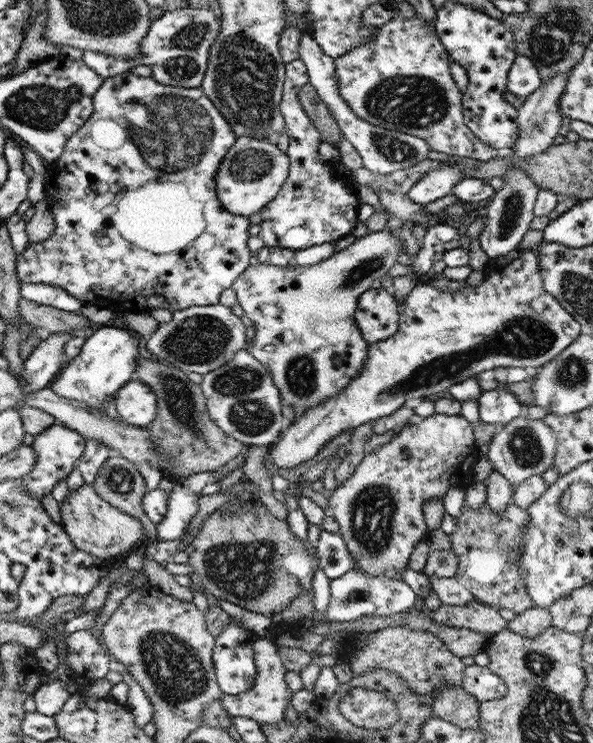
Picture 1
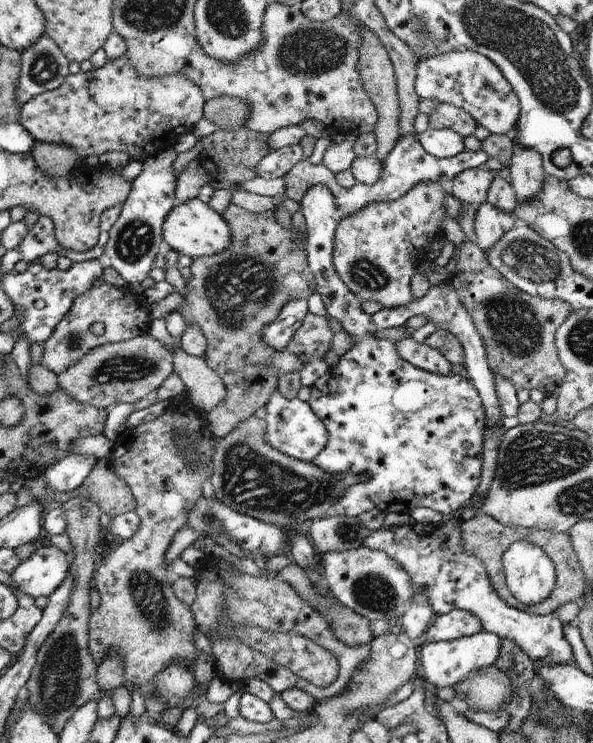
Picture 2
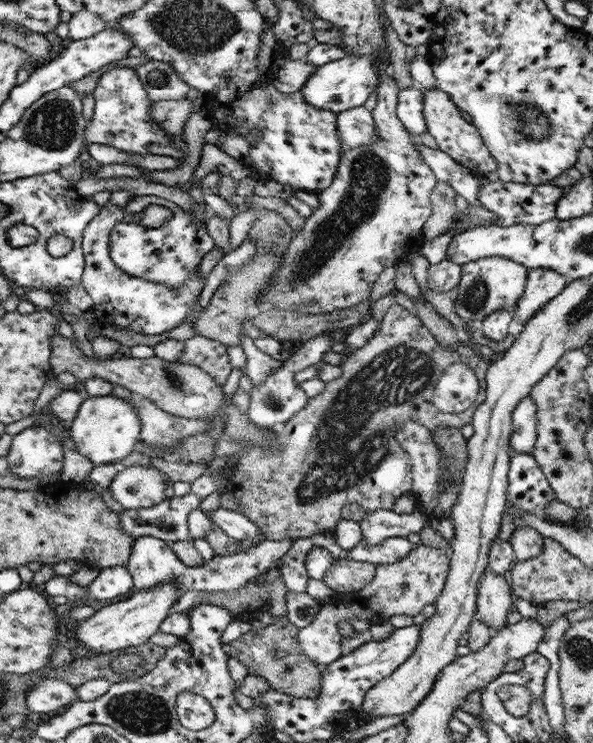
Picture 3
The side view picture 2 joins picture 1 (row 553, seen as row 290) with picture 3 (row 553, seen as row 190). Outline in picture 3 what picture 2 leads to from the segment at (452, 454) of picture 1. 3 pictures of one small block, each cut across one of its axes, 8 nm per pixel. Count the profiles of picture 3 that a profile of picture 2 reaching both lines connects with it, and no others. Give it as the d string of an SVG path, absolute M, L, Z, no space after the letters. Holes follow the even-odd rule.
M418 546L408 552L406 558L394 564L380 564L375 578L353 594L336 593L329 604L320 605L320 612L312 624L300 629L297 640L304 654L318 666L325 667L341 658L343 636L340 623L352 619L364 621L369 625L380 625L392 616L415 617L428 605L434 605L442 594L450 571L450 554L442 549Z

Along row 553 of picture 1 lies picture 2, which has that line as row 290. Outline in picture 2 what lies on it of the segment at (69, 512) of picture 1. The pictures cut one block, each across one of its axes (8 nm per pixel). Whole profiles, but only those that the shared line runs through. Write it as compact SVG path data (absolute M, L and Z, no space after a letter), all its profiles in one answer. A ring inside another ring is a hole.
M96 281L91 289L75 299L71 311L44 344L44 354L42 354L40 364L58 376L93 349L107 343L120 343L132 339L132 336L136 334L136 330L132 330L134 328L132 322L142 320L142 314L148 314L148 312L144 312L144 308L138 306L134 294L126 294L126 296L118 296L118 298L114 294L112 302L108 302L108 282ZM95 322L102 322L106 325L106 332L103 336L96 336L90 332L89 328Z

